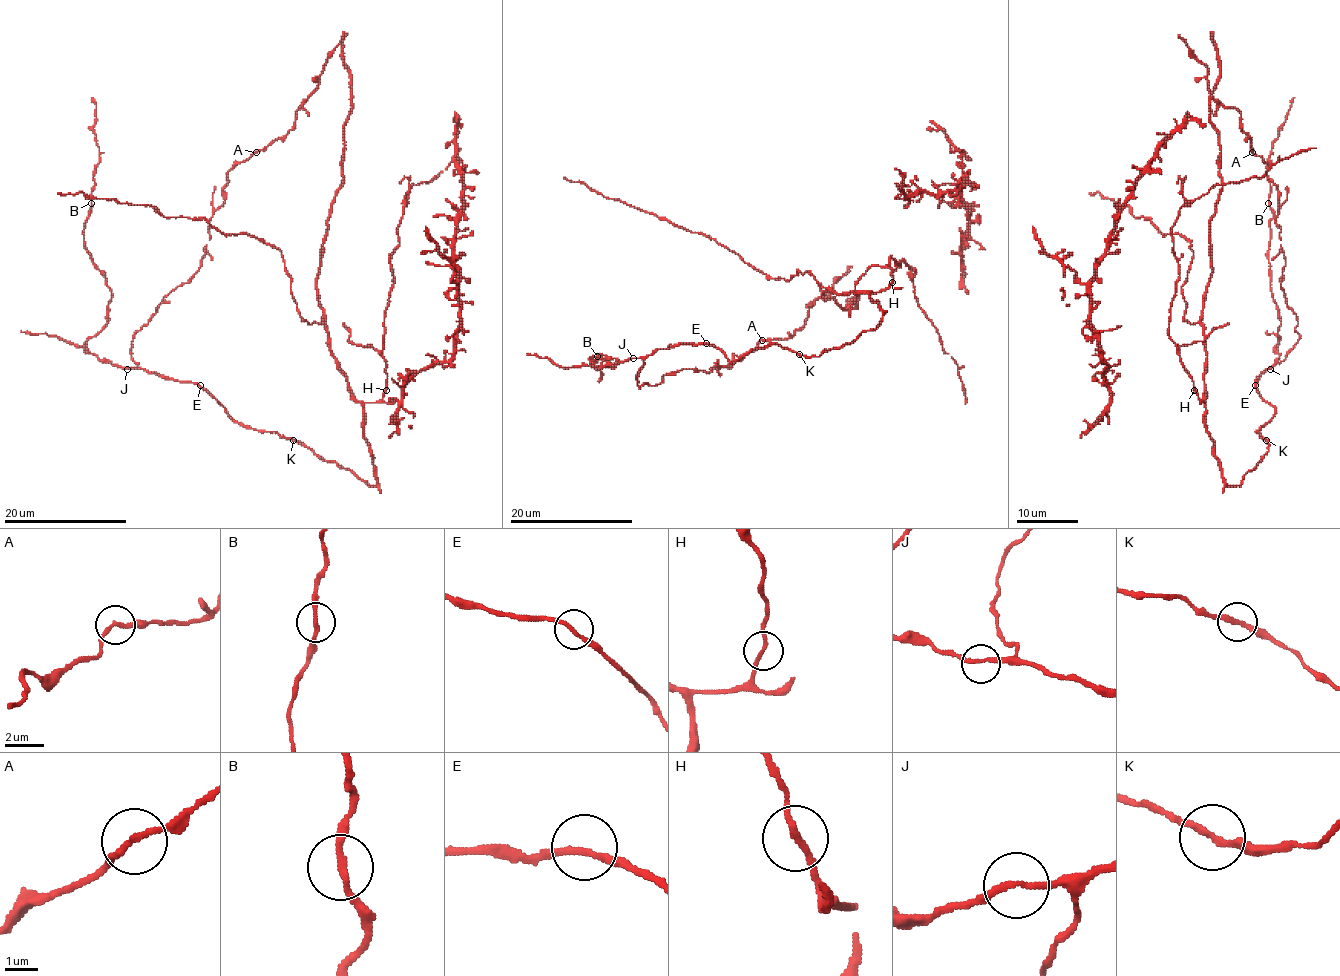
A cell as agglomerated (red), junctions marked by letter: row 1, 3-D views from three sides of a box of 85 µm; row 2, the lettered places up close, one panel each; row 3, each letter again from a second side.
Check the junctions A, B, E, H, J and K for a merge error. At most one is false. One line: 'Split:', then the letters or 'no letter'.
Split: no letter

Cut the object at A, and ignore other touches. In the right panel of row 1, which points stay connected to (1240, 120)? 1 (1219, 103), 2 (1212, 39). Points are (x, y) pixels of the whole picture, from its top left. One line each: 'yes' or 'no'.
1: yes
2: no

